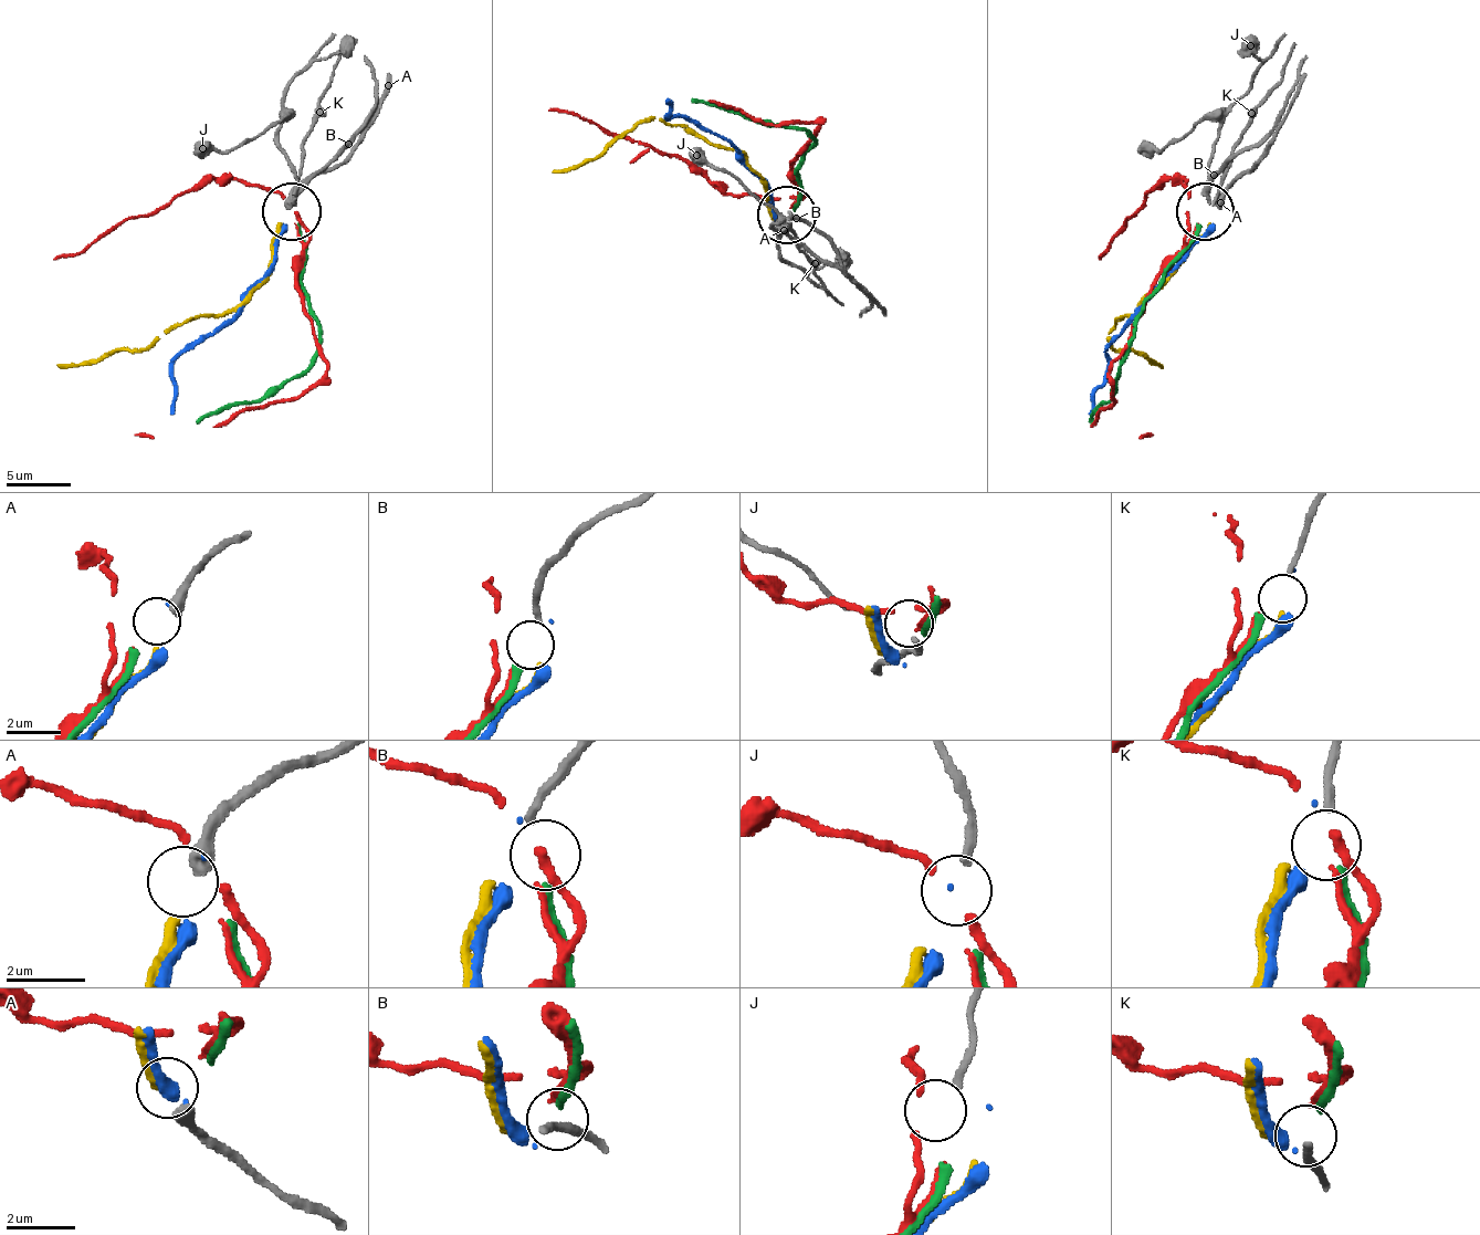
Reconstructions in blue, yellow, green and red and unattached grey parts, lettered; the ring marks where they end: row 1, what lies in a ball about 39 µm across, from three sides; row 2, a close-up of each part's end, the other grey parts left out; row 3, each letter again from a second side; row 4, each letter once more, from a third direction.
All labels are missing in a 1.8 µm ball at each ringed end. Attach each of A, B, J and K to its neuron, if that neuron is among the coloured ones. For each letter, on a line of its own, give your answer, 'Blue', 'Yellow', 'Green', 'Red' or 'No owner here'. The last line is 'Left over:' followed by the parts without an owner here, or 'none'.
A: Yellow
B: Green
J: No owner here
K: Red
Left over: J

